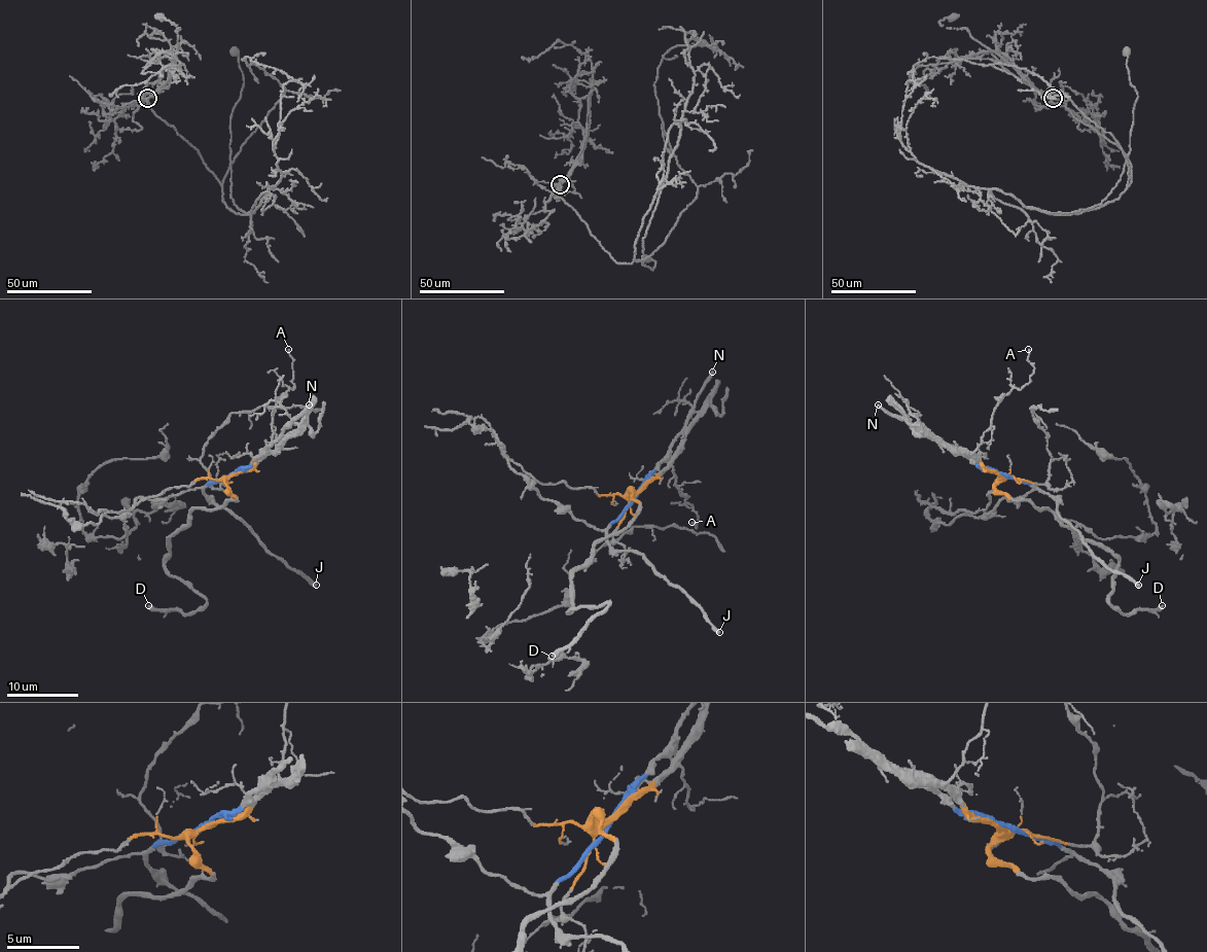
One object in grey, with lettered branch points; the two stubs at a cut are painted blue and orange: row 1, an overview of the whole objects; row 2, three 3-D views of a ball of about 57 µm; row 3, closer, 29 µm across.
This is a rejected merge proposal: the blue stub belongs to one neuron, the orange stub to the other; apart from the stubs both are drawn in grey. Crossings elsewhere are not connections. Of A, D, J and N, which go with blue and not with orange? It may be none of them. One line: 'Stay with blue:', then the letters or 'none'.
Stay with blue: J, N

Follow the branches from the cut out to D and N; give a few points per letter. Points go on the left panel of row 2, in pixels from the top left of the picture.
D: (229, 474), (224, 482), (236, 498), (193, 509), (163, 560), (206, 603), (190, 613), (148, 605)
N: (229, 474), (244, 469), (309, 404)

